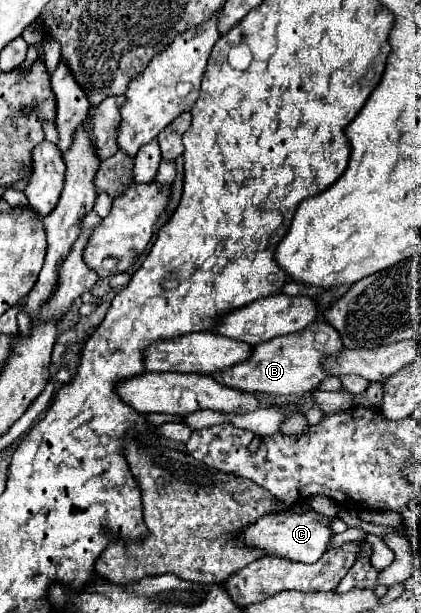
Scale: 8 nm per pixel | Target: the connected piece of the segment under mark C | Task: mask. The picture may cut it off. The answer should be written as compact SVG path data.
M316 511L274 513L274 515L260 517L252 527L246 527L246 531L242 533L242 541L250 543L250 547L264 549L268 555L286 557L286 559L300 561L300 563L314 563L330 547L330 541L334 535L334 531L332 531L334 519L336 517L328 517L328 515L322 515Z

